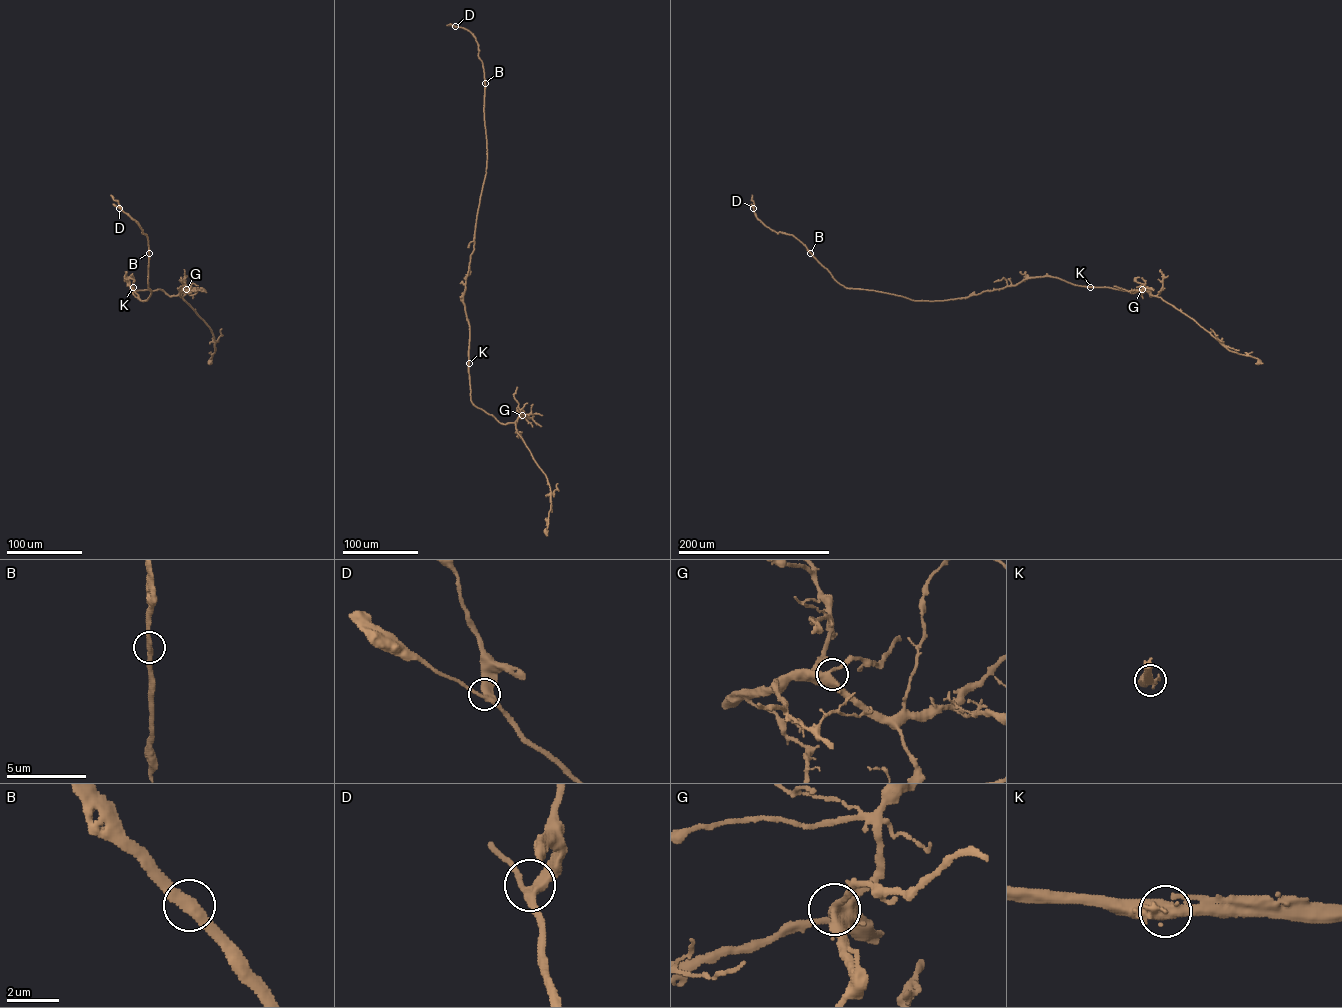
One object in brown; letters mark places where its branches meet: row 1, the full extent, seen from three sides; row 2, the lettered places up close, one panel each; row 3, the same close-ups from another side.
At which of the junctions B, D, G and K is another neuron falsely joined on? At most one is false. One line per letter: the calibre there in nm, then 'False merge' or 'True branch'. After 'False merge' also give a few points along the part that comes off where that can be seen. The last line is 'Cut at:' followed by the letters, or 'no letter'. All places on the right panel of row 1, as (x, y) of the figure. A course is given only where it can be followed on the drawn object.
B: Thickness 360 nm. True branch
D: Thickness 360 nm. True branch
G: Thickness 400 nm. True branch
K: Thickness 550 nm. True branch
Cut at: no letter

